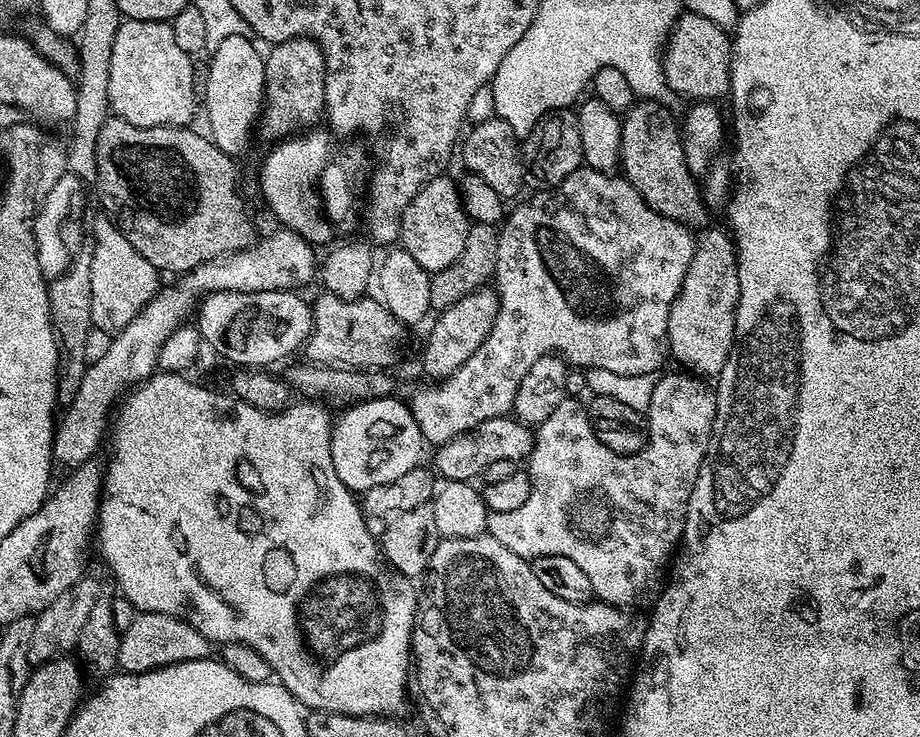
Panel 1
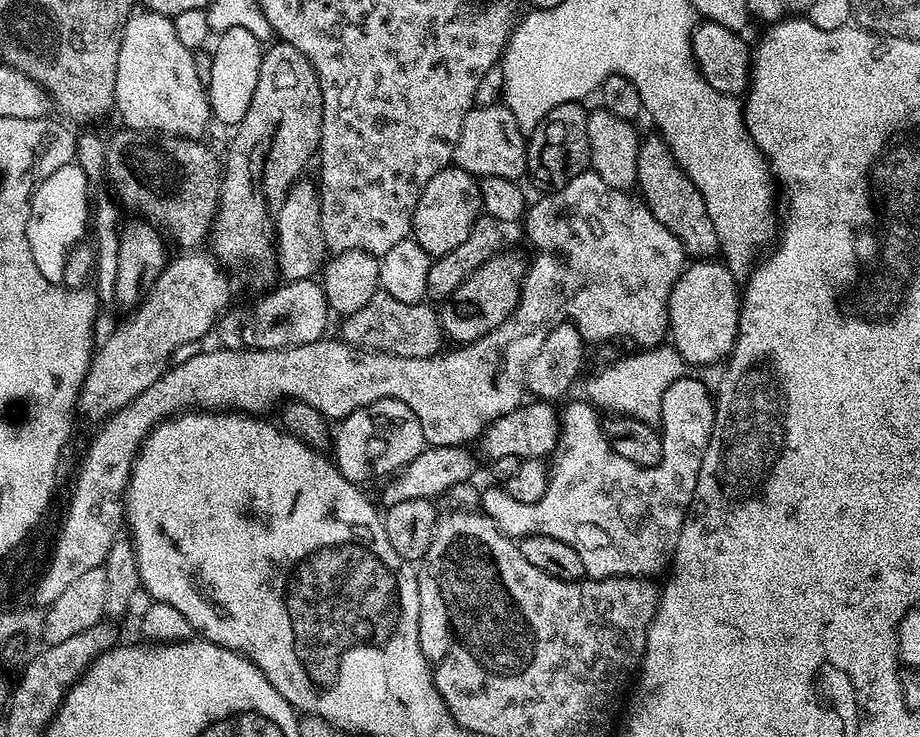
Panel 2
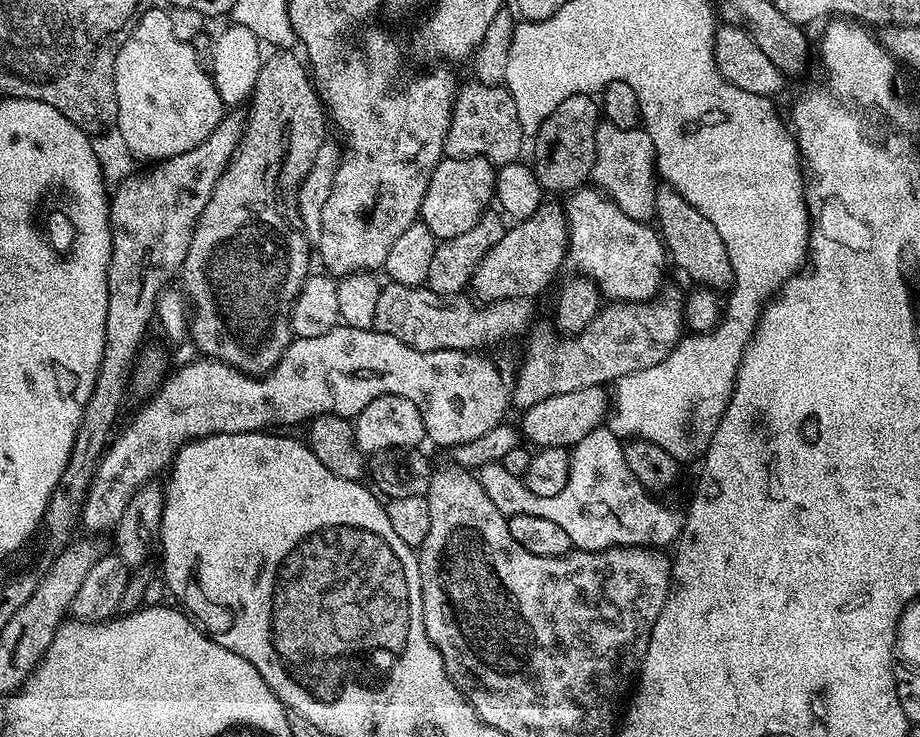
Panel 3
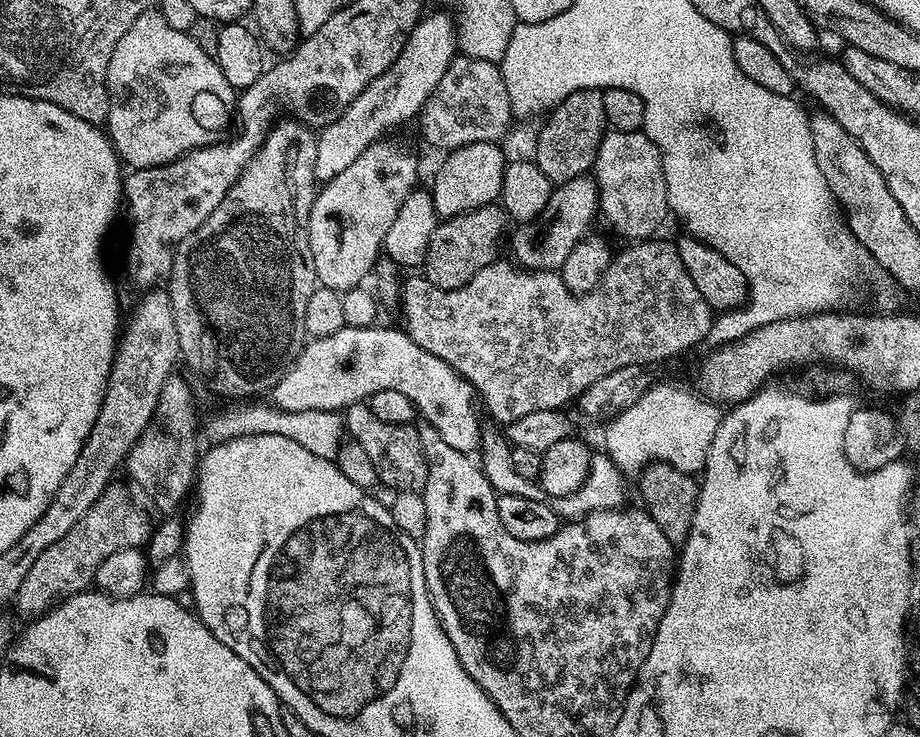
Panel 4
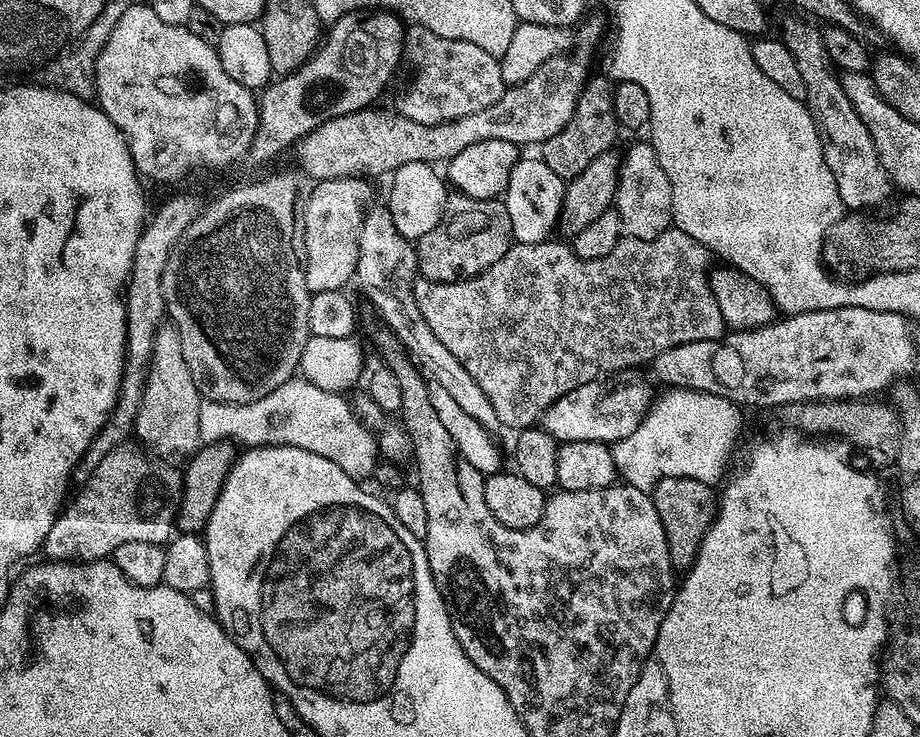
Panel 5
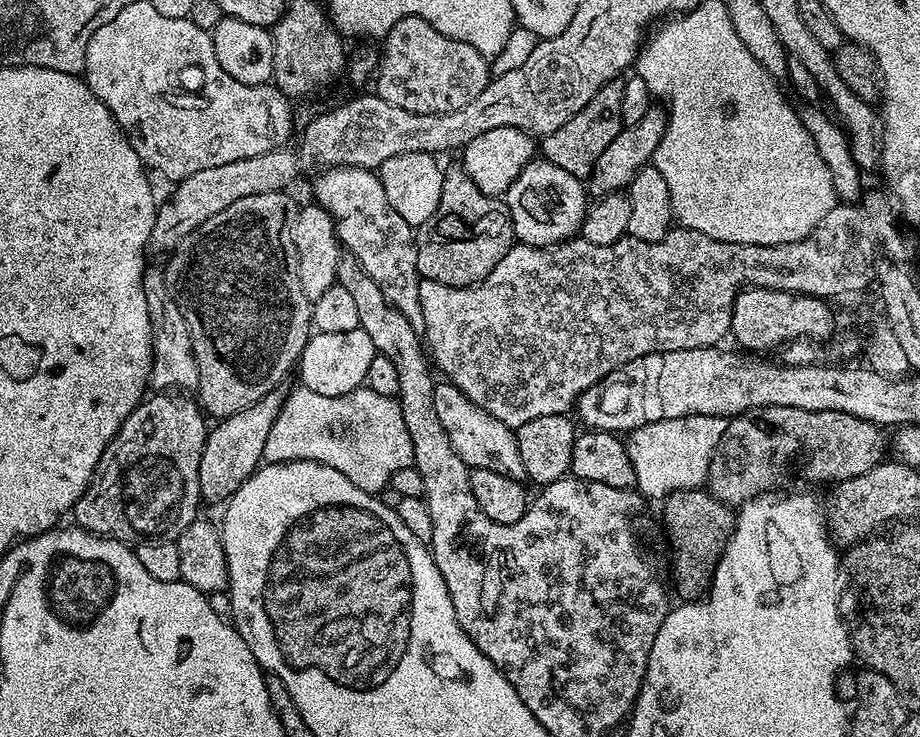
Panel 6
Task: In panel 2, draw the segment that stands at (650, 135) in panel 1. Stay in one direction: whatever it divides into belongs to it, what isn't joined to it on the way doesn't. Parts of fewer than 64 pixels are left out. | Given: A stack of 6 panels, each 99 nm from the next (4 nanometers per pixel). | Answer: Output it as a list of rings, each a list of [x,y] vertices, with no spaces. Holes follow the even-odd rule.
[[[645,135],[640,142],[638,152],[638,174],[636,182],[639,195],[648,209],[680,240],[685,253],[692,258],[712,258],[720,251],[718,234],[714,230],[714,222],[710,222],[710,214],[706,214],[706,202],[702,202],[702,194],[694,182],[678,166],[678,162],[668,152],[666,142],[659,135]]]

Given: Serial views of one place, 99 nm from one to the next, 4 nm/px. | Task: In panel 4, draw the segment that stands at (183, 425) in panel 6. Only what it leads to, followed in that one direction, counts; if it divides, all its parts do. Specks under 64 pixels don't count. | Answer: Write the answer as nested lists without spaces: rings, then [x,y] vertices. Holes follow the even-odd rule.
[[[113,482],[78,518],[74,530],[66,534],[66,538],[58,538],[54,546],[49,546],[43,554],[30,566],[30,574],[18,590],[14,601],[14,607],[27,618],[44,615],[49,608],[64,599],[65,596],[73,596],[85,591],[95,581],[96,568],[114,554],[114,550],[126,550],[127,548],[143,549],[153,532],[153,525],[148,525],[148,516],[132,504],[128,492],[119,482]]]

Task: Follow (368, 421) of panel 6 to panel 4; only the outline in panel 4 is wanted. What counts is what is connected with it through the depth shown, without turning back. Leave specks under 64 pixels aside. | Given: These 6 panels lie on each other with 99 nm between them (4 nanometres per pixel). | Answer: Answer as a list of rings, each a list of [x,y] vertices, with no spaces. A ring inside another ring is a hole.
[[[254,402],[252,406],[240,406],[238,408],[234,408],[232,410],[228,410],[226,412],[222,412],[216,415],[206,426],[206,432],[209,436],[209,441],[213,443],[224,443],[228,440],[237,440],[238,437],[246,437],[246,436],[257,436],[258,434],[279,434],[284,438],[290,438],[291,441],[297,442],[298,445],[303,446],[306,450],[309,450],[312,454],[317,454],[318,457],[326,457],[328,459],[335,459],[340,449],[340,446],[344,440],[344,423],[343,419],[335,412],[328,412],[328,411],[282,411],[280,408],[277,408],[273,405],[267,404],[256,404],[260,402]]]

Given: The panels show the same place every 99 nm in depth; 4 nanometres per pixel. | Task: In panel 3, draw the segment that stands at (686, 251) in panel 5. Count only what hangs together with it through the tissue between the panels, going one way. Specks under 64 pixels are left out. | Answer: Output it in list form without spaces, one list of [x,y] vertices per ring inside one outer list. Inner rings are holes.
[[[388,282],[378,294],[375,307],[374,328],[385,332],[406,346],[418,350],[462,350],[476,352],[484,350],[487,344],[508,340],[516,336],[532,320],[532,308],[527,299],[493,300],[481,306],[475,299],[464,294],[443,296],[432,292],[428,287],[400,285]],[[666,292],[642,304],[609,303],[601,307],[577,336],[571,338],[558,341],[557,333],[552,330],[534,333],[528,340],[524,361],[510,388],[512,404],[523,410],[542,402],[542,398],[570,394],[570,390],[582,390],[586,386],[608,386],[623,376],[662,362],[686,332],[685,301],[681,294]]]

